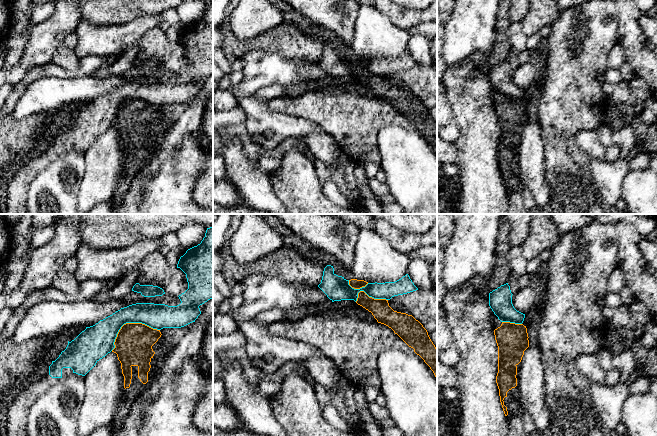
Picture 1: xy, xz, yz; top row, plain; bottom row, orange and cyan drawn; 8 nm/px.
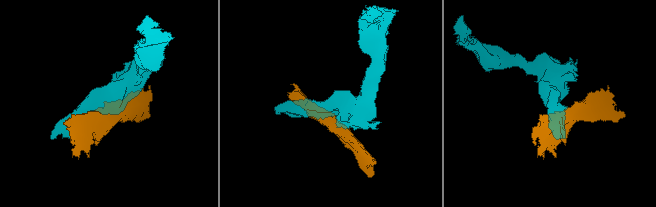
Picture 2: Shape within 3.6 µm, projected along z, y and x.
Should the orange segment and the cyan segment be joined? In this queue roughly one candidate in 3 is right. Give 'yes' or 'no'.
no

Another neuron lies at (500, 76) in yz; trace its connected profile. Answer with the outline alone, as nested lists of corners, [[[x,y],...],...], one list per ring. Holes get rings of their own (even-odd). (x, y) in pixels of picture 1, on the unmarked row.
[[[508,59],[501,61],[489,69],[489,82],[501,98],[522,100],[525,90],[514,84],[512,71]]]

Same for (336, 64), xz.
[[[331,41],[324,44],[318,63],[332,78],[341,76],[354,76],[356,78],[360,67],[364,67],[374,75],[390,76],[394,72],[418,66],[408,50],[395,58],[368,59],[365,63],[354,65],[349,61],[349,56],[334,49],[334,44]]]

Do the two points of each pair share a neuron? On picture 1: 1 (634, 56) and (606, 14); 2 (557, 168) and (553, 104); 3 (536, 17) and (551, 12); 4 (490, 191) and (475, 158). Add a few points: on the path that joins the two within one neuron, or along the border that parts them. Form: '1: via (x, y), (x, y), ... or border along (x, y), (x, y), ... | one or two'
1: border along (618, 10), (617, 41), (615, 43) | two
2: via (556, 152), (556, 120) | one
3: via (540, 14), (547, 12) | one
4: via (482, 183), (479, 178), (478, 166) | one

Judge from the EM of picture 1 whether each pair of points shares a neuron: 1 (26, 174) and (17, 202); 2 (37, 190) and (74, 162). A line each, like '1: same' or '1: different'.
1: same
2: same

